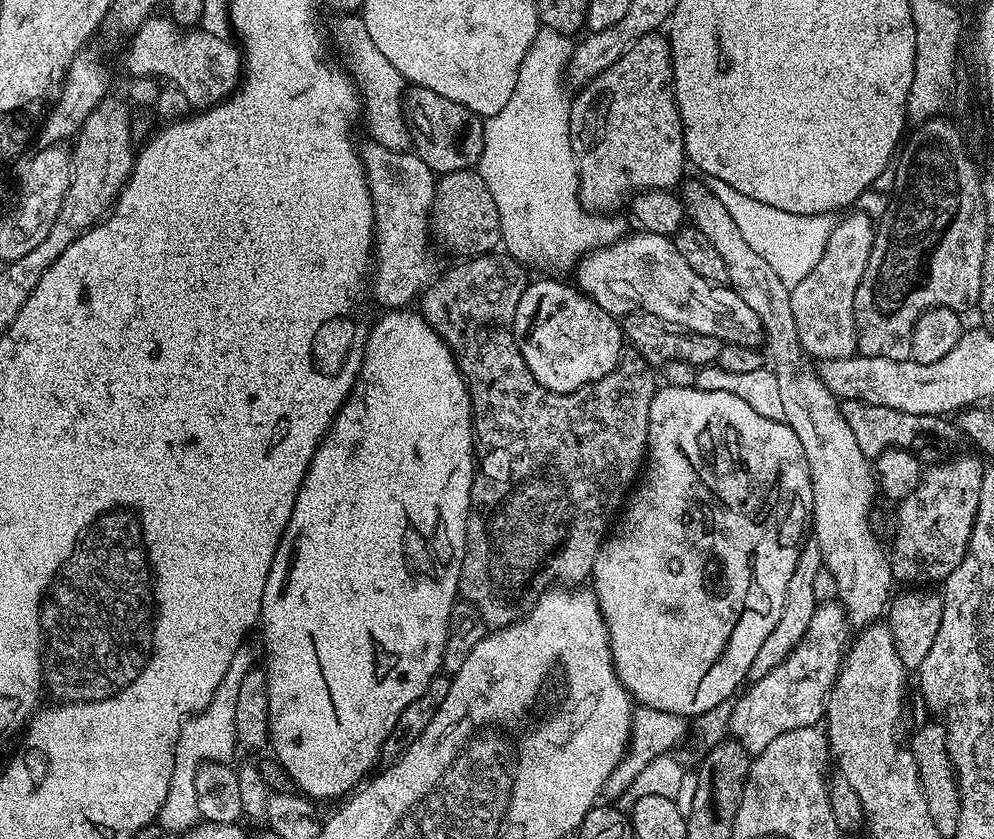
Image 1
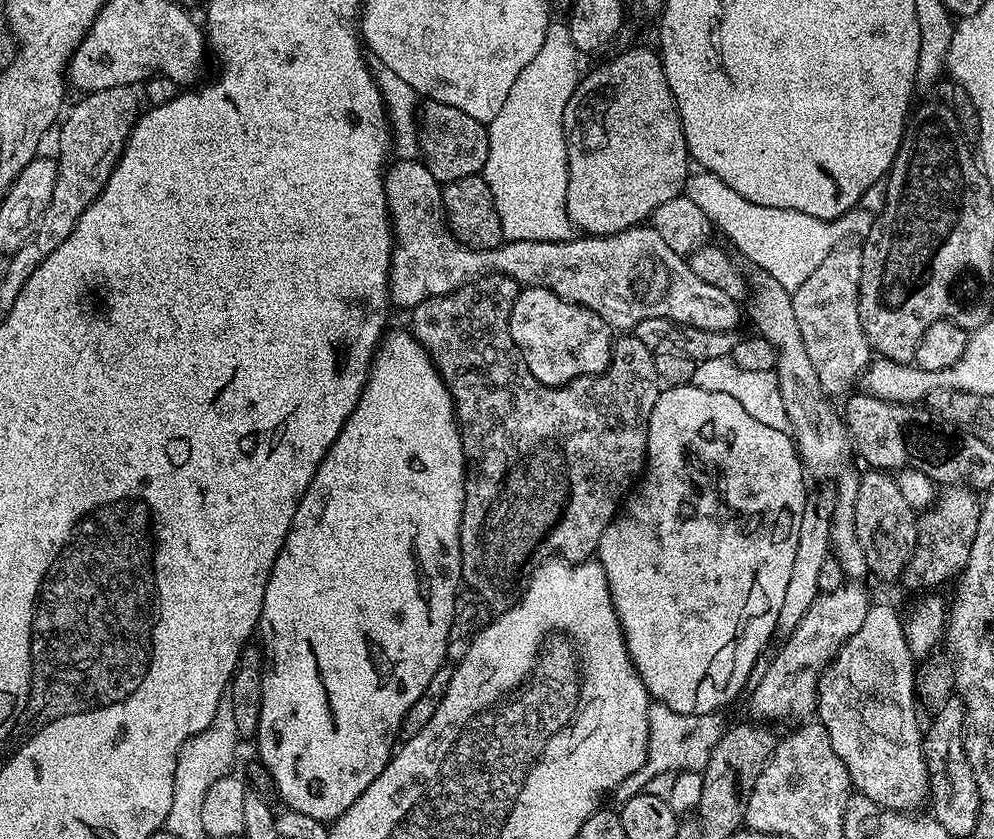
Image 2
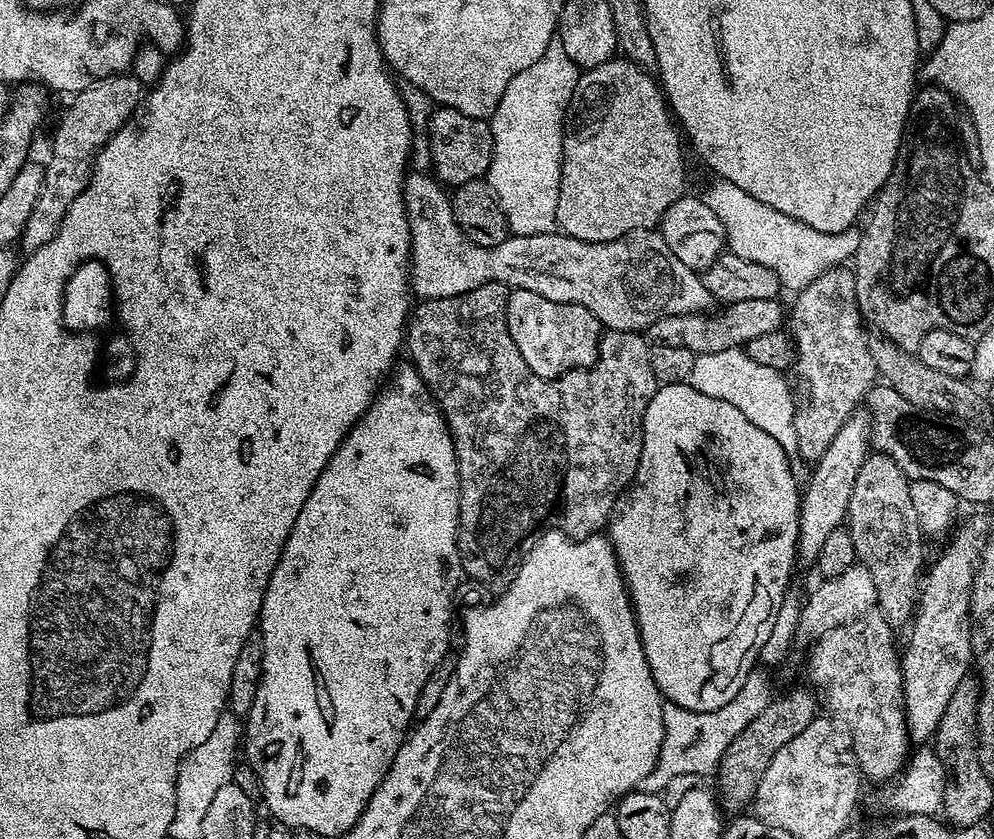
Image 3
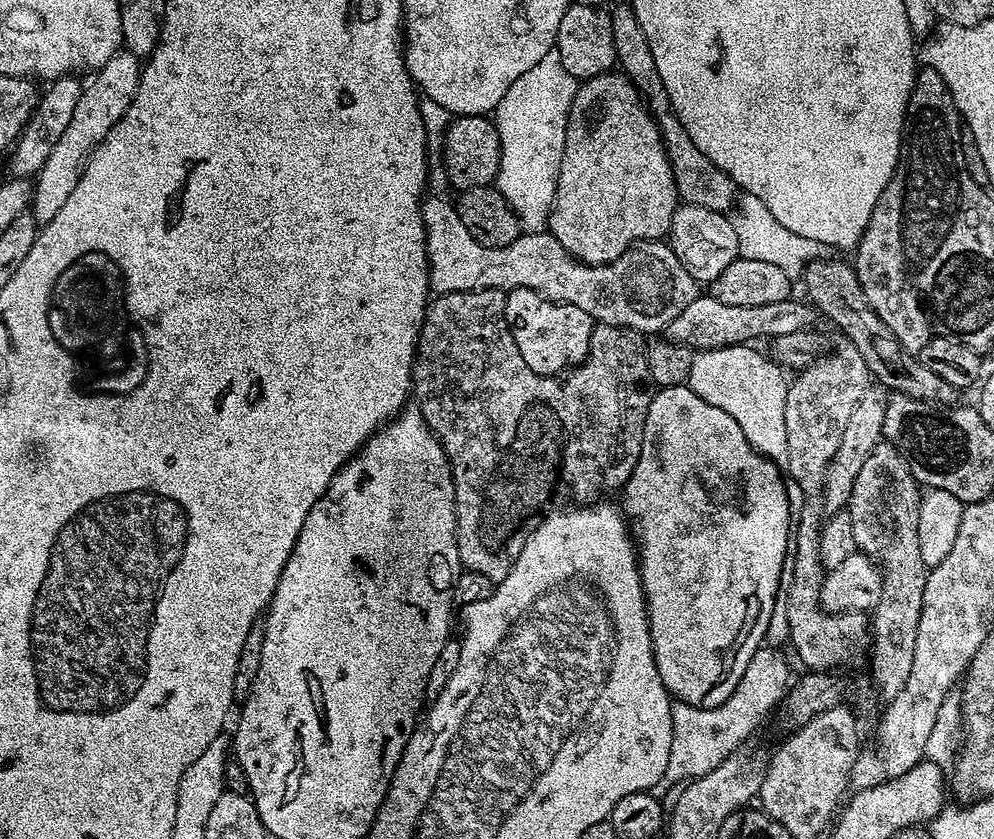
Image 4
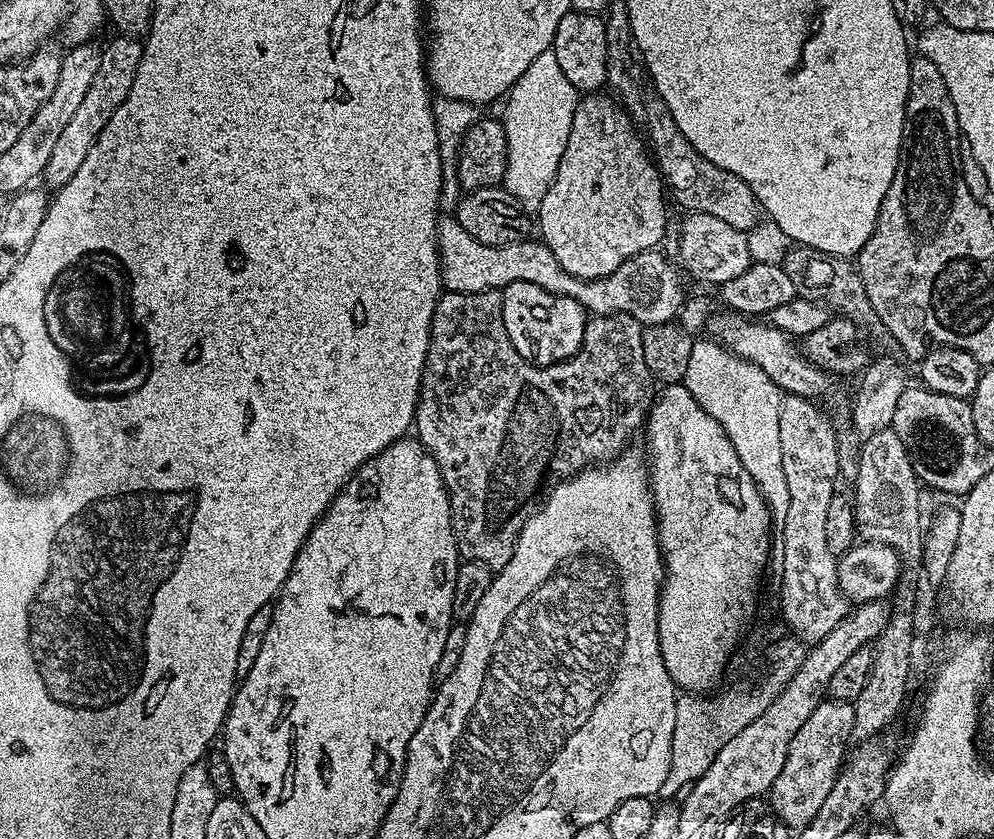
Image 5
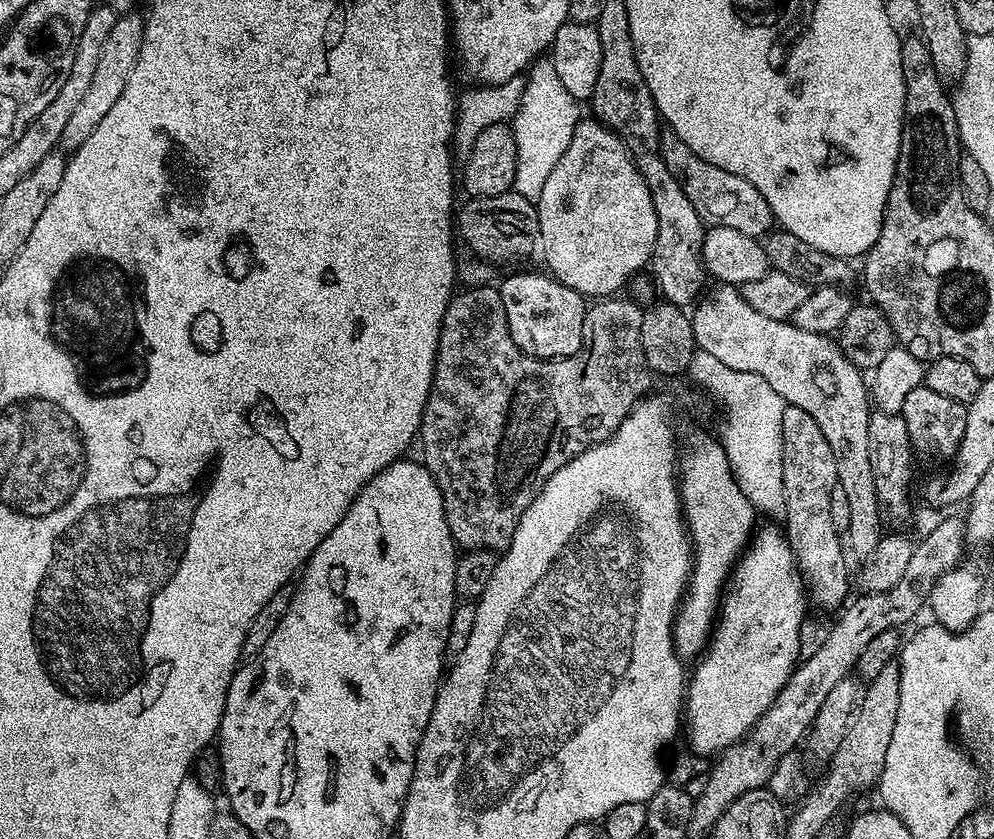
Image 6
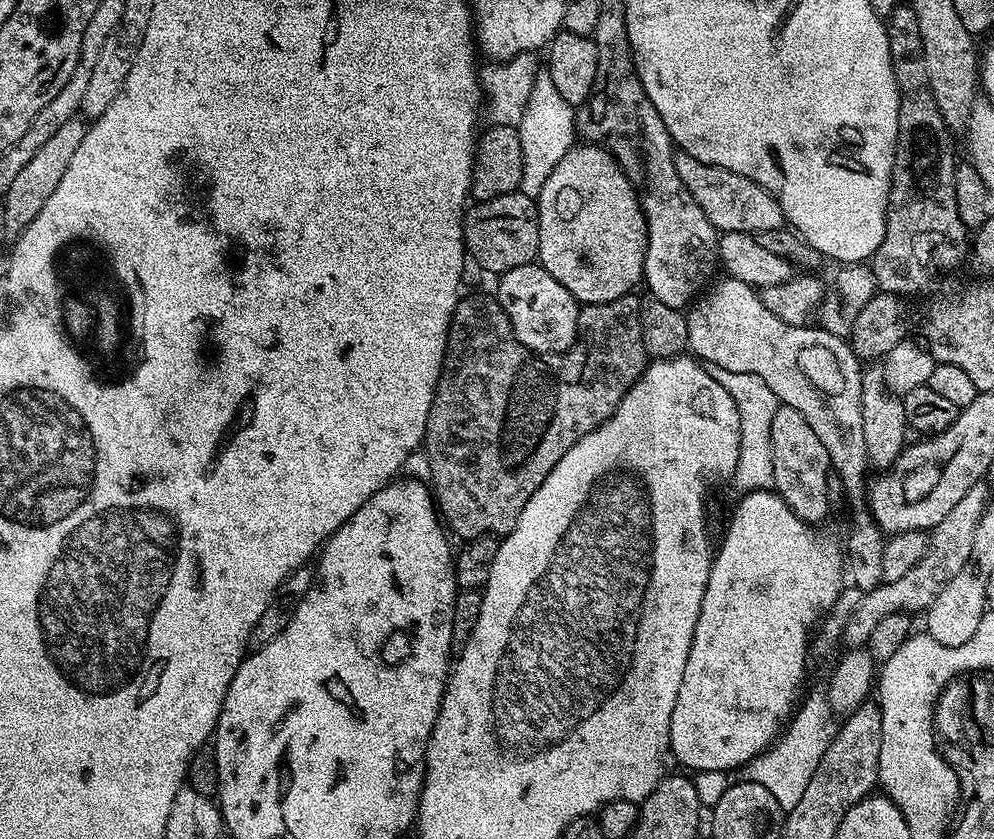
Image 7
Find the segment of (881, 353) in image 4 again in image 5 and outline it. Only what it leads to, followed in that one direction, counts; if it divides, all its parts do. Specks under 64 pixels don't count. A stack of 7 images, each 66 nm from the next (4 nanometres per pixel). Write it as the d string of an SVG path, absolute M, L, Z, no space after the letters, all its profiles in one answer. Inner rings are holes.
M801 244L789 247L782 261L782 267L786 270L786 274L790 274L790 282L794 282L799 295L805 296L807 300L816 300L819 304L823 304L829 313L845 316L850 322L854 322L857 328L866 333L867 339L873 345L876 343L884 351L881 353L892 354L892 351L894 353L897 351L896 340L878 318L874 306L870 306L866 286L862 286L859 267L849 257L826 254L822 250L814 250Z

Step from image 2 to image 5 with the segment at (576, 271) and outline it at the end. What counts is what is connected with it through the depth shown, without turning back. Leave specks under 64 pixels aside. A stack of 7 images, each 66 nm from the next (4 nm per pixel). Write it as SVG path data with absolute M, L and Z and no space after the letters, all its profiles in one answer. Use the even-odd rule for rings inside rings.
M444 214L437 219L436 241L440 247L440 283L450 292L503 290L514 282L530 282L534 286L542 286L542 290L553 292L556 296L574 298L589 313L598 316L617 316L621 312L634 318L641 326L675 321L686 299L684 284L680 281L679 274L676 273L677 265L675 263L672 265L660 250L643 252L622 262L622 266L618 266L618 270L614 270L609 276L603 276L597 280L579 280L574 278L574 274L566 274L566 270L562 270L562 266L558 266L558 258L554 258L551 250L539 239L519 240L506 245L505 248L486 246L482 242L478 242L478 238L466 234L466 230L462 230L462 226L452 214Z

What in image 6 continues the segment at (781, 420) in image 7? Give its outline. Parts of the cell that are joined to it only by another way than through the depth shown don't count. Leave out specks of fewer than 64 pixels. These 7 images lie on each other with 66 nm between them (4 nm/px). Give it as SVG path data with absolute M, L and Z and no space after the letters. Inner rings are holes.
M785 406L782 410L782 528L788 537L797 569L806 585L806 596L820 608L836 608L849 599L848 572L844 569L845 545L829 515L830 490L836 483L834 455L815 419L806 411Z

